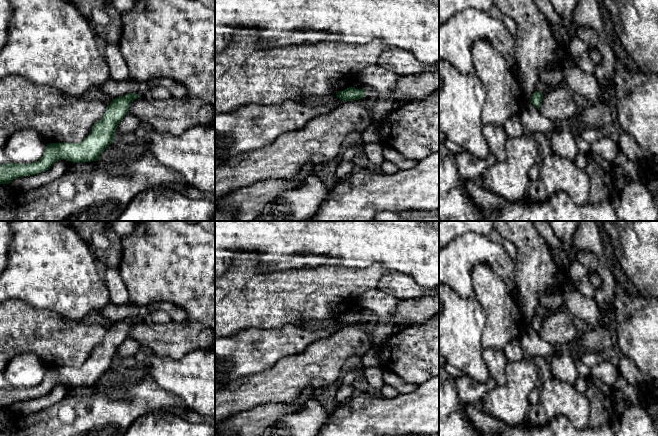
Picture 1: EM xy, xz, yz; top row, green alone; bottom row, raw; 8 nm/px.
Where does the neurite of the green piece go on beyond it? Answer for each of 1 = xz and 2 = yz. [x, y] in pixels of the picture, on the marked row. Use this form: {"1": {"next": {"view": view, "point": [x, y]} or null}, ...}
{"1": {"next": null}, "2": {"next": null}}

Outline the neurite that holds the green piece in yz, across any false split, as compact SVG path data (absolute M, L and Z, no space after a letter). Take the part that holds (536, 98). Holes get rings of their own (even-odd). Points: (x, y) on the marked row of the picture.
M535 91L530 97L530 101L532 104L539 110L541 102L542 102L543 94Z

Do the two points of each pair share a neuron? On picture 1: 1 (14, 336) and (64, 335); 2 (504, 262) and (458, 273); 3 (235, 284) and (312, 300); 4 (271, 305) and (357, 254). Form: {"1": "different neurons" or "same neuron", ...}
{"1": "same neuron", "2": "same neuron", "3": "same neuron", "4": "different neurons"}

